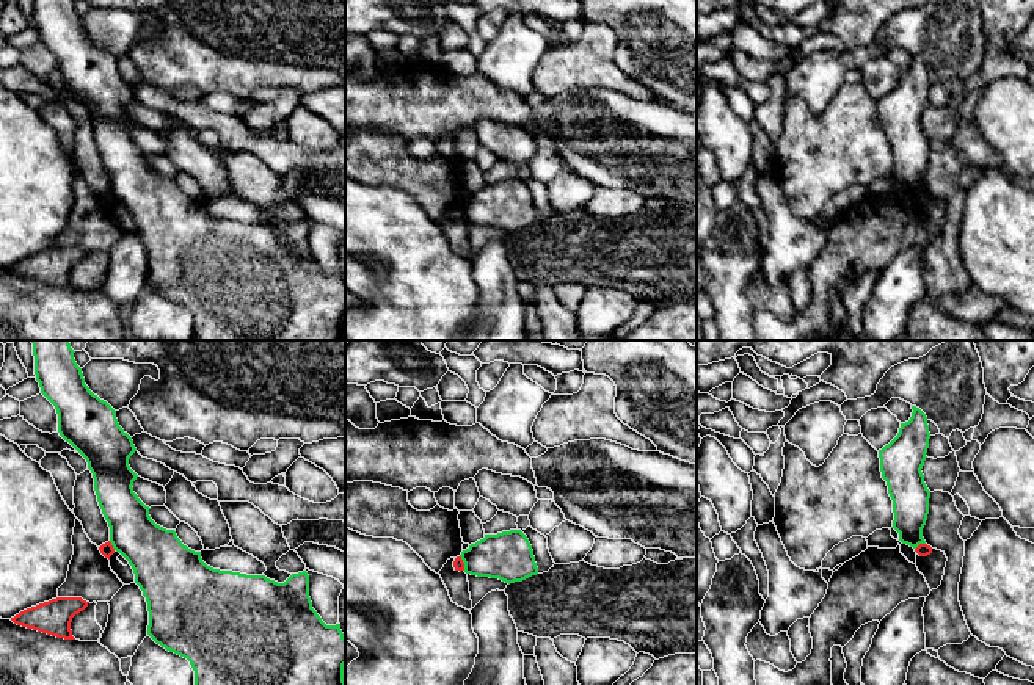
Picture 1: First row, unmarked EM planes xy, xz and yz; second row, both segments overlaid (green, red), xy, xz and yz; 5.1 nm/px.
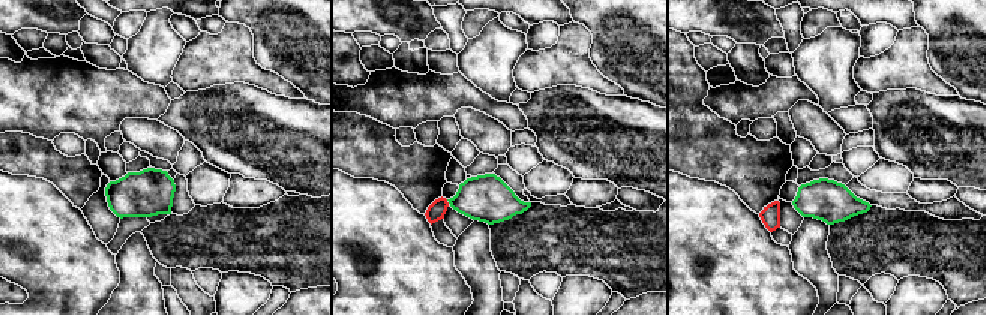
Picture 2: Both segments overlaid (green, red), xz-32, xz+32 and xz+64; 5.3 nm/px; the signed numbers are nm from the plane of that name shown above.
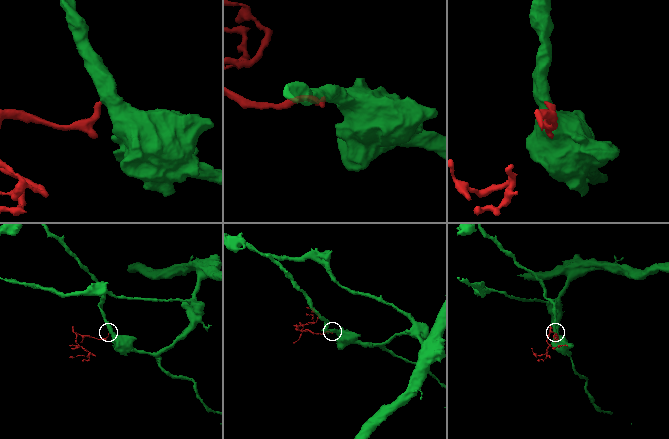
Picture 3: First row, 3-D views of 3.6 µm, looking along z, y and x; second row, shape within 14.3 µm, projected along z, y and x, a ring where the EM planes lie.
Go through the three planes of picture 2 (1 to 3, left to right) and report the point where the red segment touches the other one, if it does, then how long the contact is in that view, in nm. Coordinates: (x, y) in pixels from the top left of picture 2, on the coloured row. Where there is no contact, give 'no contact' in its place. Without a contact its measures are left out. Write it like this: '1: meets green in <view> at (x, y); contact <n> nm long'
1: no contact
2: no contact
3: no contact

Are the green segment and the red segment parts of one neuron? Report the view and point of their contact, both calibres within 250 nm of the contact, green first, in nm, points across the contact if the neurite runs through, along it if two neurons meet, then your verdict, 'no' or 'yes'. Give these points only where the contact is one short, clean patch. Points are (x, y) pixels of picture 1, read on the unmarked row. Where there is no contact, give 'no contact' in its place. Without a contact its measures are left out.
yz (920, 192) | 190/60 nm | along yz (924, 192), (915, 198) | no

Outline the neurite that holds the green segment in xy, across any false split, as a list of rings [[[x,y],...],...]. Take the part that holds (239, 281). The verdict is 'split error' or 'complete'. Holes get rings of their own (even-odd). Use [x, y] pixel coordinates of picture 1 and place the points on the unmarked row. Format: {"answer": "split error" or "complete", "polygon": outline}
{"answer": "complete", "polygon": [[[33,0],[41,42],[55,55],[58,82],[88,111],[102,163],[110,176],[110,191],[132,215],[135,232],[147,251],[147,284],[162,296],[187,307],[195,320],[198,340],[345,340],[345,285],[340,273],[326,274],[312,257],[309,224],[292,223],[284,232],[265,224],[246,224],[207,215],[201,201],[182,193],[174,179],[157,174],[133,141],[137,122],[129,107],[137,100],[132,86],[119,75],[116,60],[85,33],[75,0]]]}

